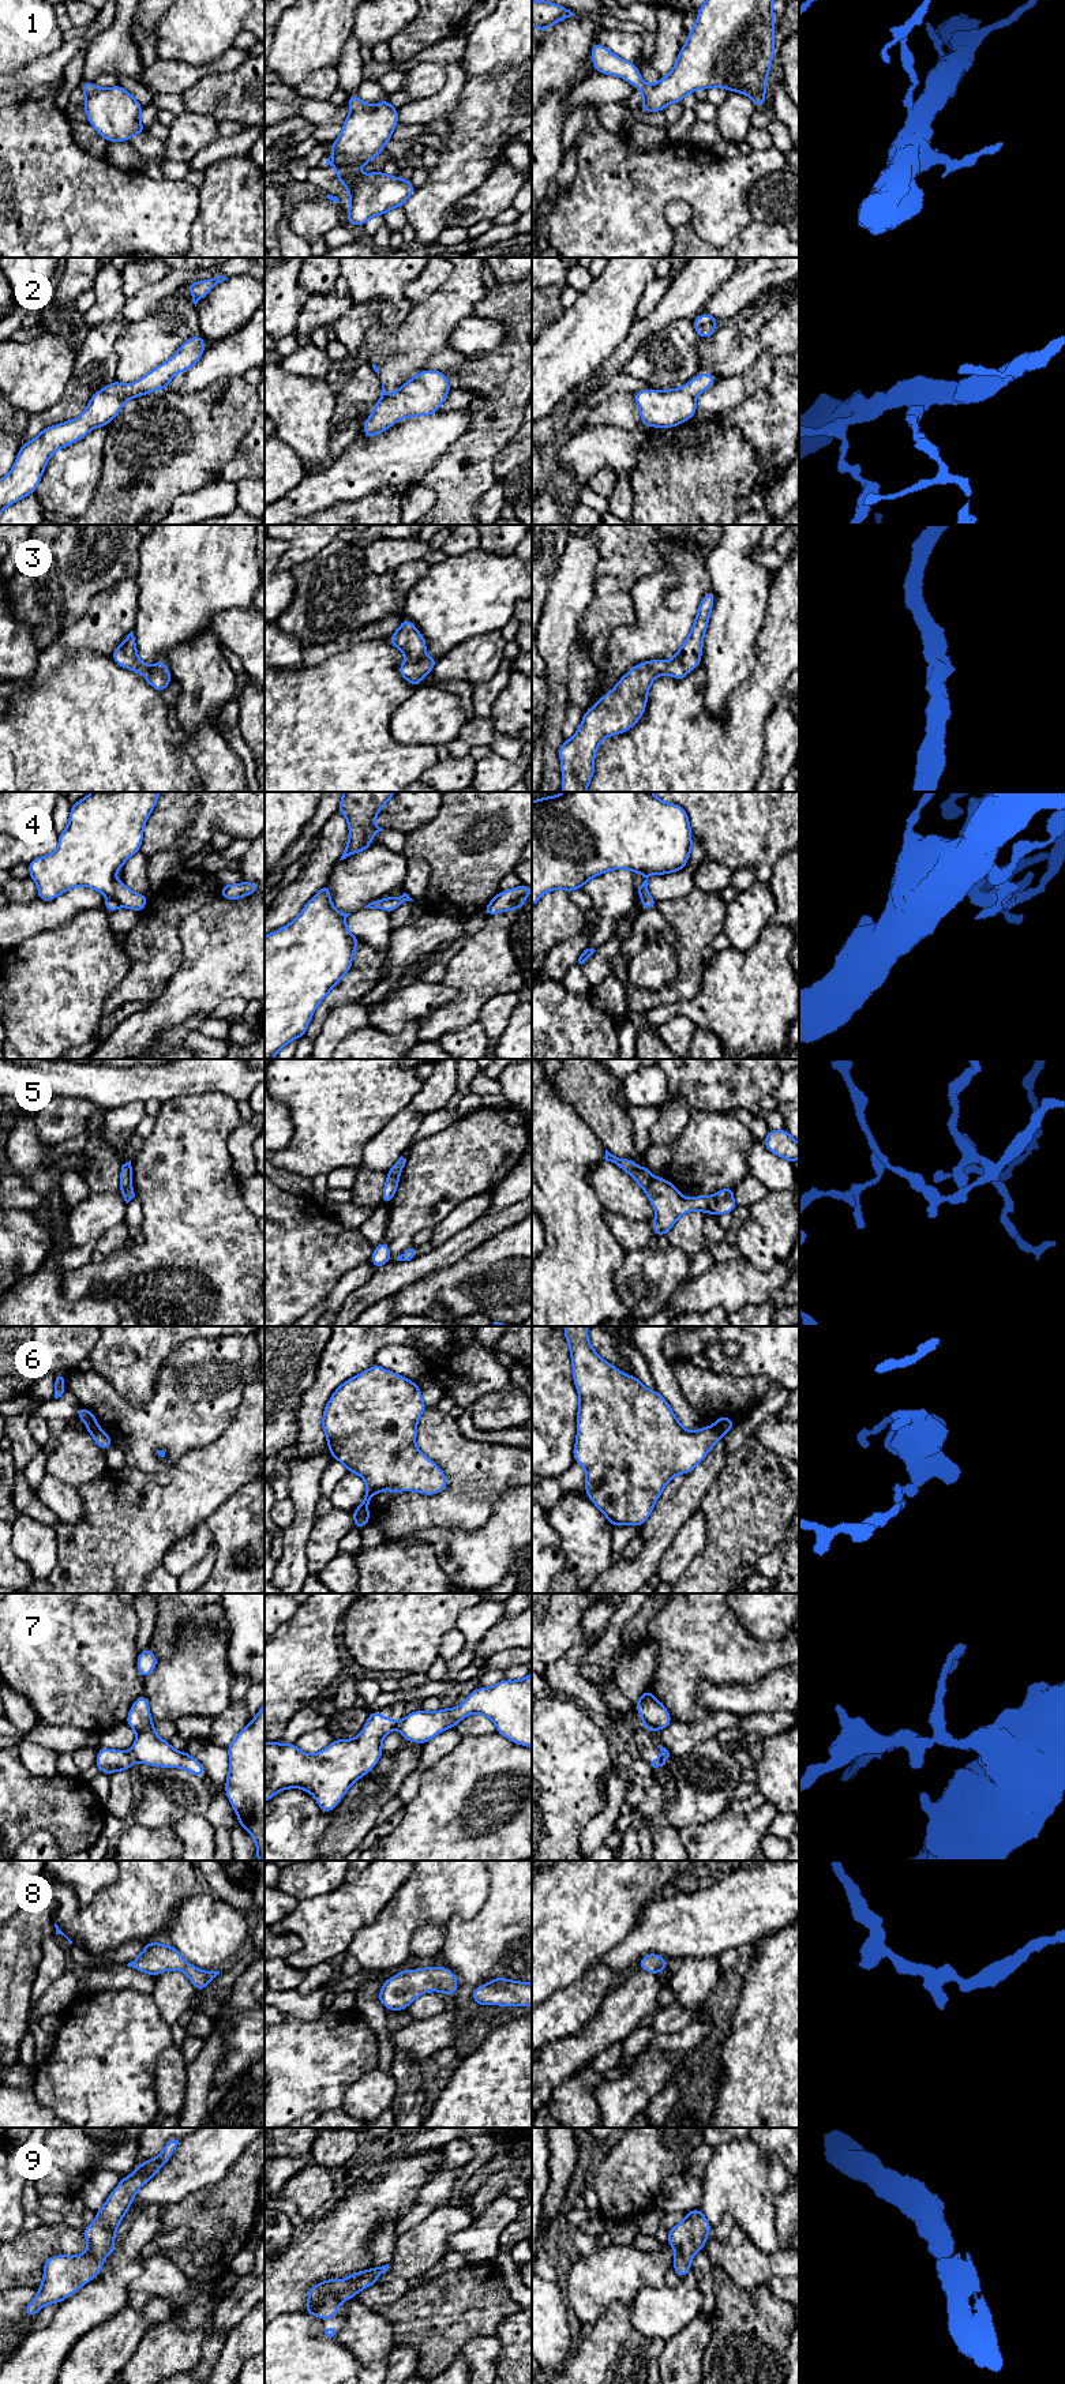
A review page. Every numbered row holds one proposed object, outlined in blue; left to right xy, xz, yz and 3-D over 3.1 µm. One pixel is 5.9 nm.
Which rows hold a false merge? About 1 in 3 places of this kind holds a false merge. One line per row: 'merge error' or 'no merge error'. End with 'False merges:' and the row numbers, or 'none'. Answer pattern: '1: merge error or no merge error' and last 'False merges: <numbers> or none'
1: no merge error
2: no merge error
3: no merge error
4: no merge error
5: merge error
6: merge error
7: merge error
8: no merge error
9: no merge error
False merges: 5, 6, 7

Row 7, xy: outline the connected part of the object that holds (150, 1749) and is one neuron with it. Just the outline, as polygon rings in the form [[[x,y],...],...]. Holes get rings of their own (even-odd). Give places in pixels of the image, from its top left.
[[[142,1694],[131,1705],[125,1723],[136,1732],[131,1756],[140,1764],[162,1768],[183,1768],[198,1777],[205,1777],[203,1765],[187,1752],[175,1750],[154,1730],[149,1700]]]

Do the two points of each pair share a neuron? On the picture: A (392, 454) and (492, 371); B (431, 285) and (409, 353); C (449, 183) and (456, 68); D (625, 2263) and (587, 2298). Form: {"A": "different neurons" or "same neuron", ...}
{"A": "different neurons", "B": "different neurons", "C": "different neurons", "D": "same neuron"}

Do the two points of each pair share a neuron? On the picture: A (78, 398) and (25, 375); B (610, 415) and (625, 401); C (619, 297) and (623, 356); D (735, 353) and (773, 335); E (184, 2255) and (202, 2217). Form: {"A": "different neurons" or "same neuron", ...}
{"A": "different neurons", "B": "same neuron", "C": "different neurons", "D": "same neuron", "E": "same neuron"}

